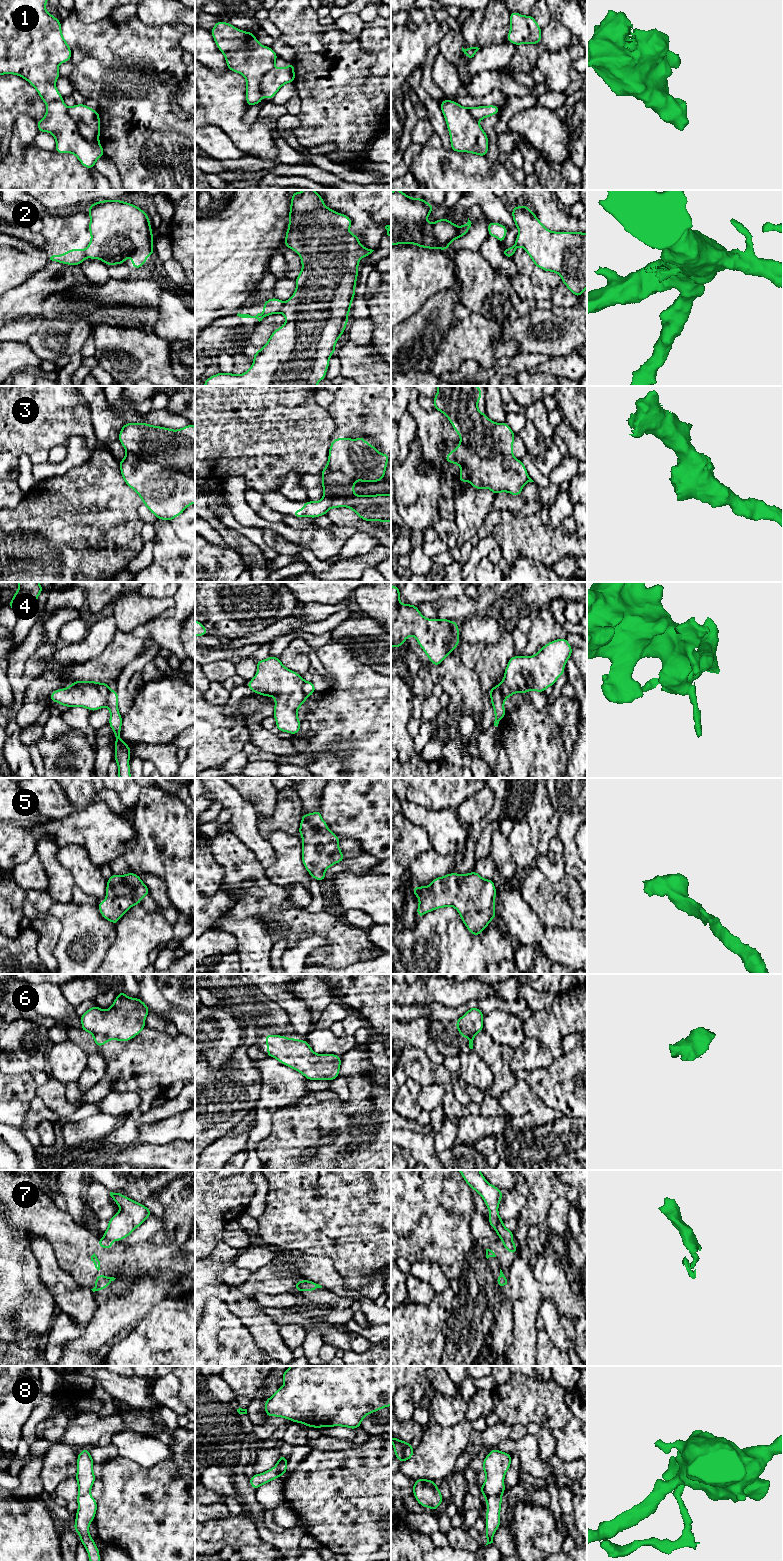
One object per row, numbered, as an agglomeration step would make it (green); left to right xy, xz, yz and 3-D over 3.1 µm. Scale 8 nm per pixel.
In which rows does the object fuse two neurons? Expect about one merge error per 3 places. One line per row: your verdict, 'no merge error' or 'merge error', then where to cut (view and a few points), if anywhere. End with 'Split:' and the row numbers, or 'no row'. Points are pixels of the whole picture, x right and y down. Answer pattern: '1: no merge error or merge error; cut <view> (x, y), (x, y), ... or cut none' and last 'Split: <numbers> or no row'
1: merge error; cut xy (67, 108), (79, 132), (88, 140), (98, 141)
2: merge error; cut xz (284, 302), (280, 312)
3: merge error; cut xy (127, 451), (194, 479)
4: merge error; cut yz (496, 686), (505, 698)
5: no merge error; cut none
6: no merge error; cut none
7: merge error; cut xz (306, 1280), (301, 1290)
8: merge error; cut xz (286, 1462), (277, 1465), (279, 1475)
Split: 1, 2, 3, 4, 7, 8

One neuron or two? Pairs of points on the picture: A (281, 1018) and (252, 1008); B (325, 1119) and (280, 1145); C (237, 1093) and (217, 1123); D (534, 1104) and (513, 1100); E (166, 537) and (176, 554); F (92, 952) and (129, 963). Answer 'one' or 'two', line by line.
A: one
B: one
C: one
D: one
E: one
F: two

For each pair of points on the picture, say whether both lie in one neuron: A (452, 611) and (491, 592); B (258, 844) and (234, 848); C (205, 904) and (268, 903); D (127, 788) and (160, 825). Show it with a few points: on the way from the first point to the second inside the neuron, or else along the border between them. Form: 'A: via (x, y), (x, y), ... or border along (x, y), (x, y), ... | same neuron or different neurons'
A: via (462, 615), (471, 614), (483, 602) | same neuron
B: border along (231, 831), (254, 854), (256, 860), (261, 865) | different neurons
C: border along (243, 891), (241, 896), (222, 913) | different neurons
D: border along (144, 788), (132, 810) | different neurons

